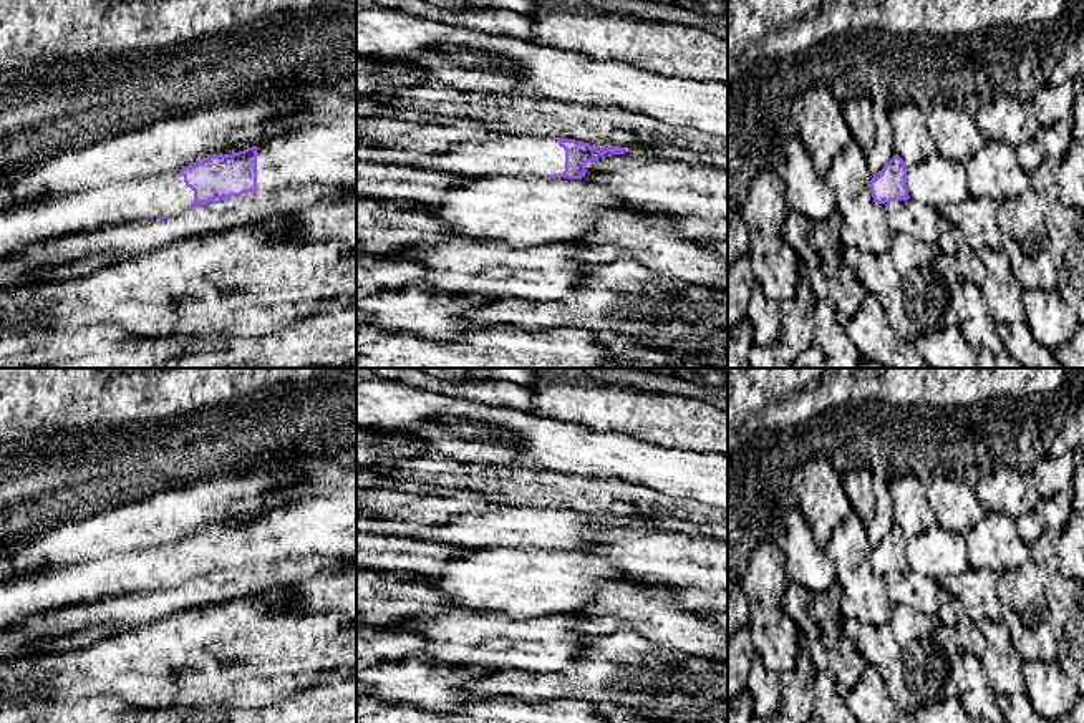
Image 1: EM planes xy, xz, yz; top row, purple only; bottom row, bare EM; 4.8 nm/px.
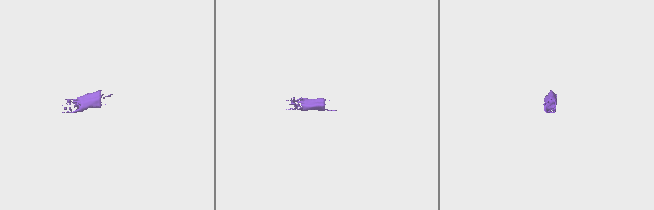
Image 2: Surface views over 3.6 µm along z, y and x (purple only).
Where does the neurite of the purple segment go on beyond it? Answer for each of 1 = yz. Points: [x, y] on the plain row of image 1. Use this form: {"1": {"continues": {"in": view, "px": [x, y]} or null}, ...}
{"1": {"continues": null}}

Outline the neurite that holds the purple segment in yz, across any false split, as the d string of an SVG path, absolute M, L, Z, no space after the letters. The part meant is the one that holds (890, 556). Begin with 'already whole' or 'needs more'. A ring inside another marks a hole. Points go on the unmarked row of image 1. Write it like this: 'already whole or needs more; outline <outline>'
already whole; outline M898 526L872 549L870 564L877 575L910 570L907 559L907 536Z

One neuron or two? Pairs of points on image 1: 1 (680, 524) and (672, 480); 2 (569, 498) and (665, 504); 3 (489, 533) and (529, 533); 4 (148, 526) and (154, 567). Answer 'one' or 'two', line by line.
1: two
2: one
3: one
4: two

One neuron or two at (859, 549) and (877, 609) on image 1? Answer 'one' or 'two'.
one

